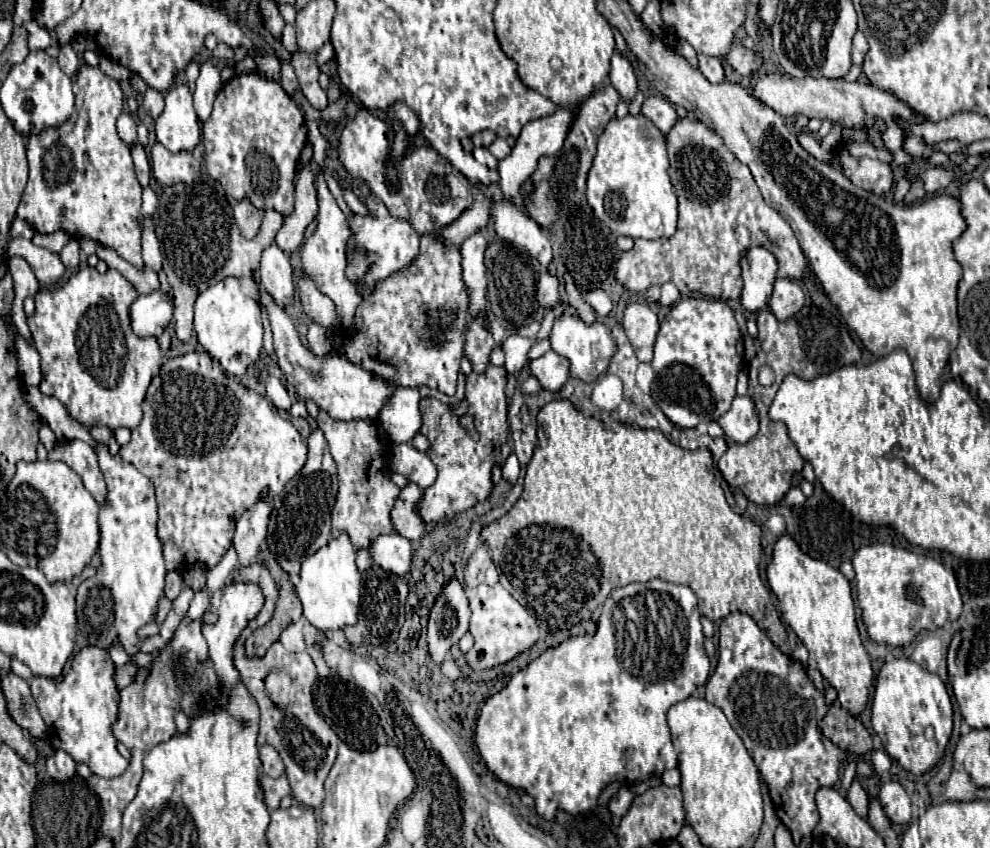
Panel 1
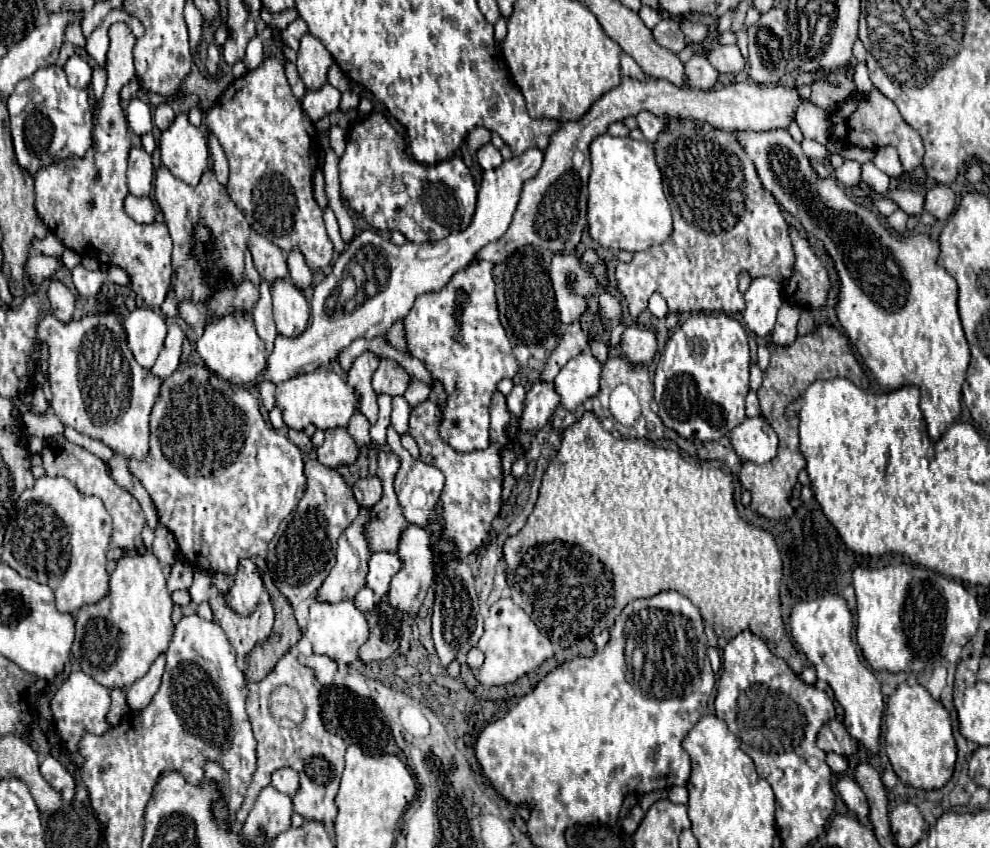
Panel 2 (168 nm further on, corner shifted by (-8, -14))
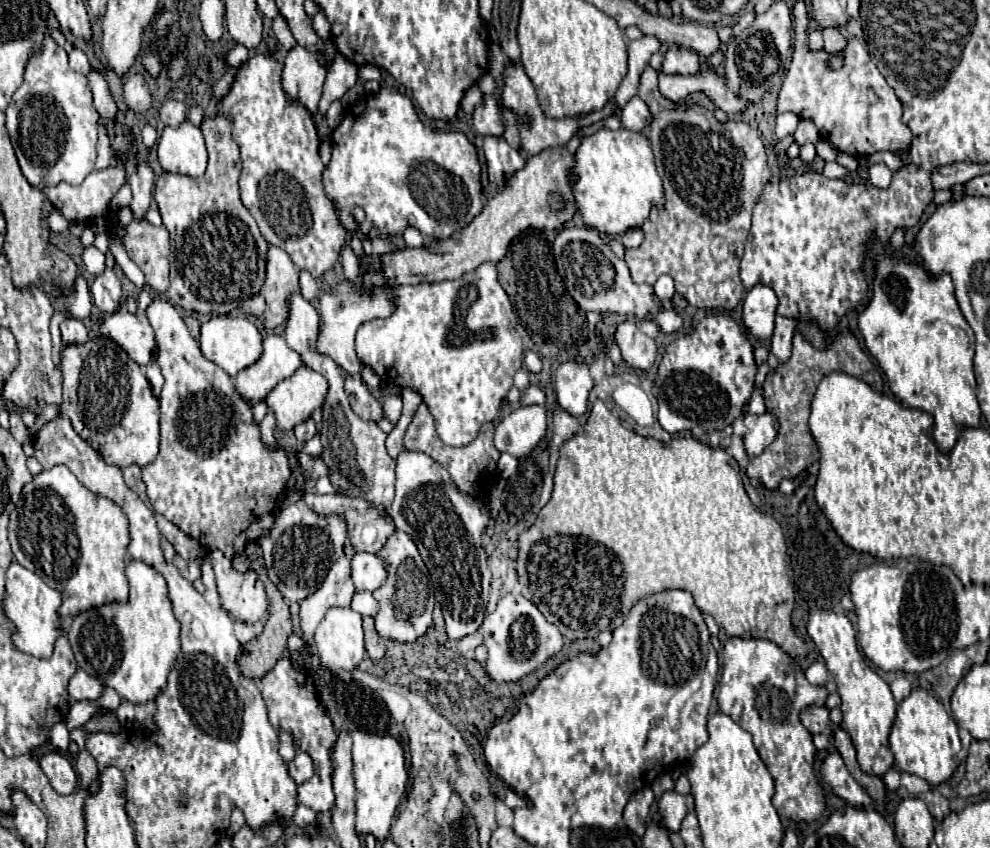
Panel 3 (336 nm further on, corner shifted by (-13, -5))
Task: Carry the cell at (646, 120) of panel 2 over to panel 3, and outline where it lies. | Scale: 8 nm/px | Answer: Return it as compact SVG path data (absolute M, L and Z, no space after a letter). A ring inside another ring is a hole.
M634 96L634 98L622 108L620 120L622 120L622 126L624 126L624 128L634 130L634 132L642 132L646 126L650 126L652 114L650 114L648 104L646 104L640 96Z

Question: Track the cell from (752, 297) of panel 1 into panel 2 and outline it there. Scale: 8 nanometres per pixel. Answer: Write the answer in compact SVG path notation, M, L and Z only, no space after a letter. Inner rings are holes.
M769 277L753 279L751 287L745 293L745 327L759 337L767 337L775 325L775 317L781 305L783 293L777 281Z

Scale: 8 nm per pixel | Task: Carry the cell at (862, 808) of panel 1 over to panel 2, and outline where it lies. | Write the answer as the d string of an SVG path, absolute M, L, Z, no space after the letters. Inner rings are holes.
M843 773L843 775L839 775L839 781L837 781L835 789L841 795L843 803L849 807L849 811L853 811L859 819L867 821L869 805L867 805L867 799L865 799L861 787L855 783L855 779L849 777L847 773Z

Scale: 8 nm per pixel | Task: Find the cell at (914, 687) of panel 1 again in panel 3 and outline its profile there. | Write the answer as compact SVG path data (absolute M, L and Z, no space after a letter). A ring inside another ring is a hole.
M914 688L910 696L898 704L896 722L890 732L890 748L902 772L916 774L930 786L938 786L946 782L956 770L960 762L956 756L962 750L962 742L958 736L958 726L954 718L944 710L942 702L926 688Z

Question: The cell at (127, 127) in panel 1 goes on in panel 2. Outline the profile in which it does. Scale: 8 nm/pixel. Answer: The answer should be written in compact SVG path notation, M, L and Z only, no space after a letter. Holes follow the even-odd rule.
M133 147L129 153L129 171L127 171L127 187L135 197L147 197L151 193L153 181L153 165L149 153L143 147Z

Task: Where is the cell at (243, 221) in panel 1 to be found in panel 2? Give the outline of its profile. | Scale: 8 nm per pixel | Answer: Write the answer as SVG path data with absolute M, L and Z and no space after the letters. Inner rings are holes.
M251 231L249 251L251 251L251 255L253 255L255 269L259 271L259 275L261 275L267 283L273 283L275 279L285 279L285 277L289 277L285 253L283 253L279 247L275 247L269 239L265 239L265 237L261 237L259 233Z

